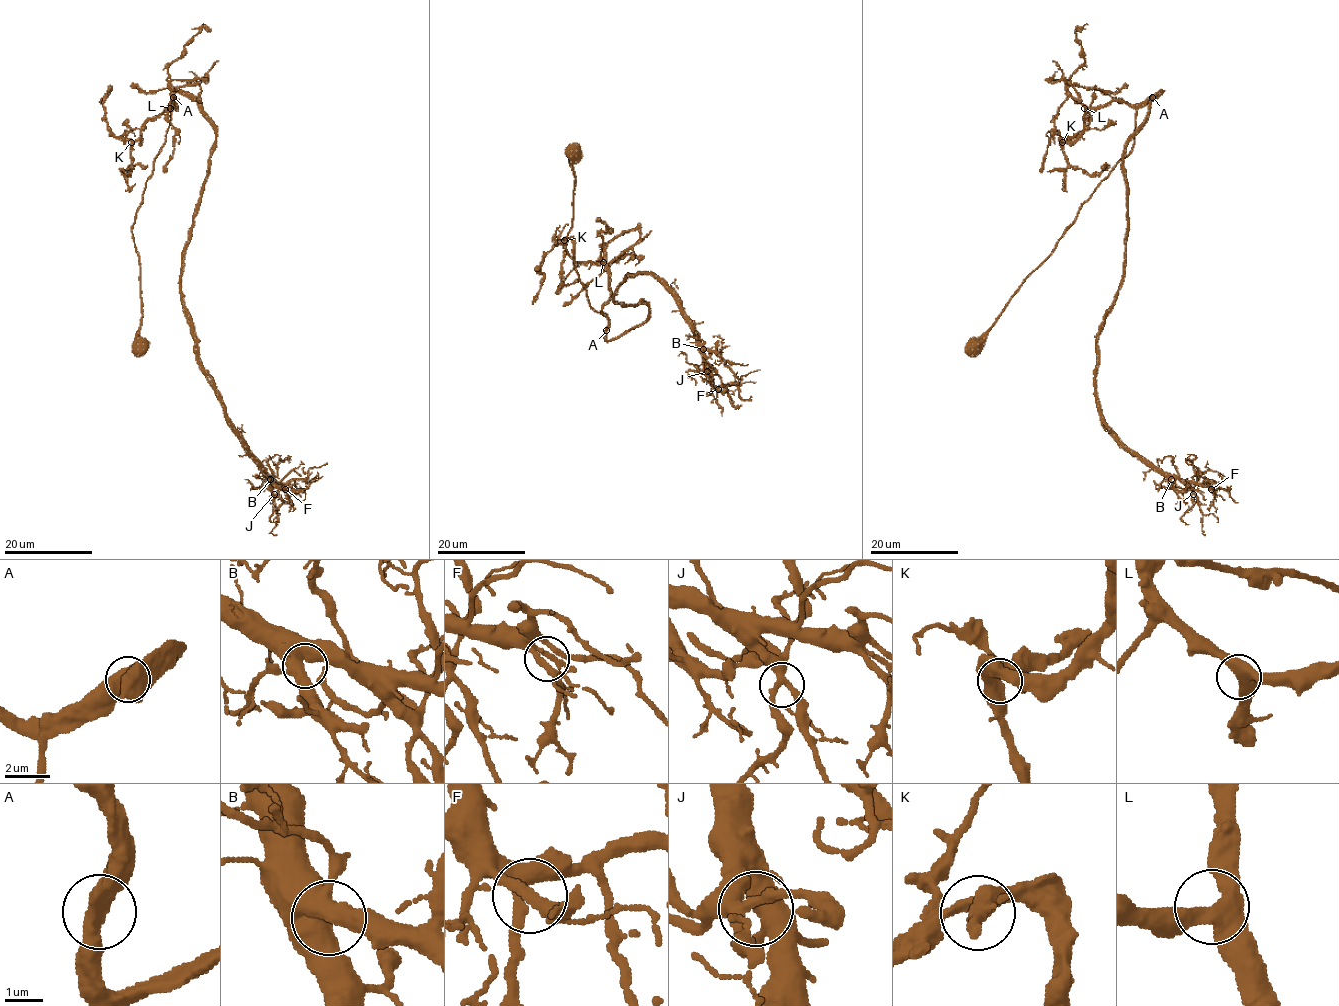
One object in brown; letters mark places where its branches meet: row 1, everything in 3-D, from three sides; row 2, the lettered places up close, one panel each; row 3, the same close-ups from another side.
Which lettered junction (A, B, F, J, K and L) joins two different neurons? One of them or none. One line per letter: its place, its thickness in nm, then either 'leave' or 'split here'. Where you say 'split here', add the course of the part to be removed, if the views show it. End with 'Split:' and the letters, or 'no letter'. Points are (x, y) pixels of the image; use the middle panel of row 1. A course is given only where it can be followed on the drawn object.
A: (606, 330) | 550 nm | leave
B: (703, 349) | 480 nm | leave
F: (718, 389) | 320 nm | leave
J: (707, 371) | 280 nm | leave
K: (564, 240) | 400 nm | leave
L: (603, 262) | 440 nm | leave
Split: no letter

